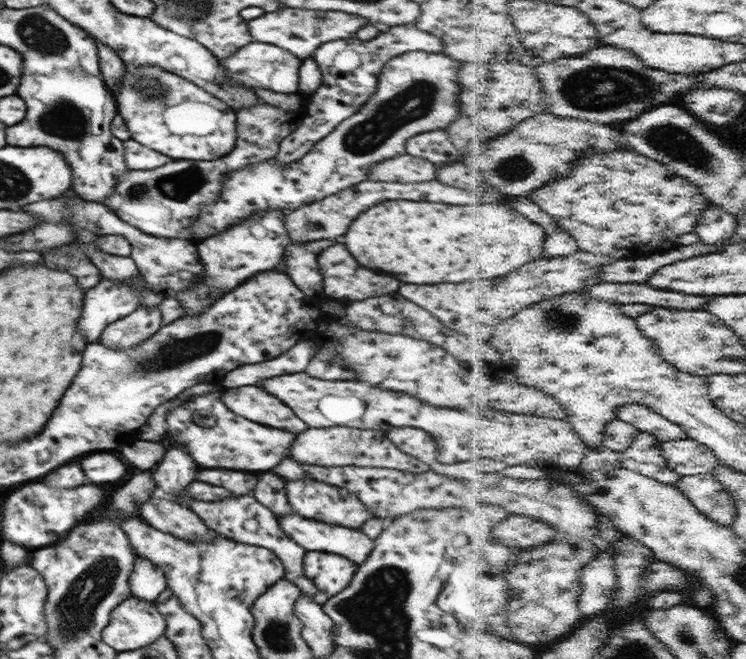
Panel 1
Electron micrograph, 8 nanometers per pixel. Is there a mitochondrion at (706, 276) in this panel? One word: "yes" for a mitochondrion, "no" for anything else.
yes

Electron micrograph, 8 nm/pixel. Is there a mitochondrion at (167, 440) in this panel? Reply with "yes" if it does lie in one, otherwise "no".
no

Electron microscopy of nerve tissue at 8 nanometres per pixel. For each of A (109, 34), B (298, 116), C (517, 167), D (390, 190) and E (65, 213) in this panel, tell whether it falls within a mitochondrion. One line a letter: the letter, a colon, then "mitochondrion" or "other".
A: other
B: other
C: mitochondrion
D: other
E: other

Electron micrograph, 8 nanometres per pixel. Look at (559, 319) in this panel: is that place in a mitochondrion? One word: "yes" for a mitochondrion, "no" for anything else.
yes

